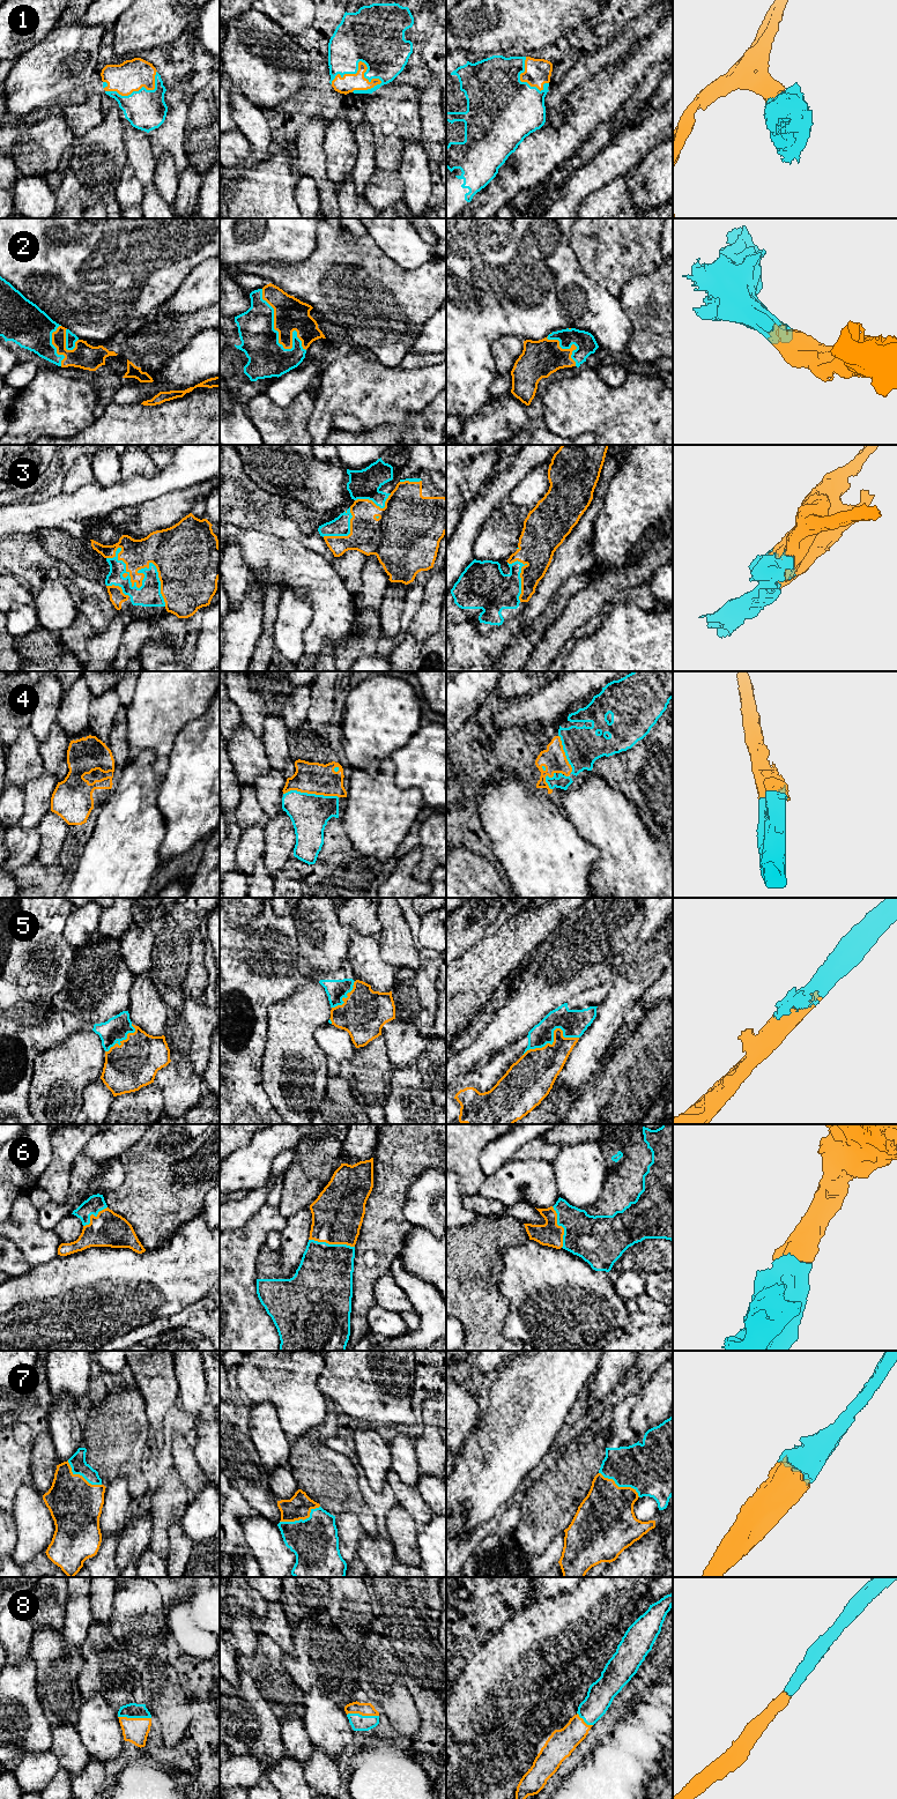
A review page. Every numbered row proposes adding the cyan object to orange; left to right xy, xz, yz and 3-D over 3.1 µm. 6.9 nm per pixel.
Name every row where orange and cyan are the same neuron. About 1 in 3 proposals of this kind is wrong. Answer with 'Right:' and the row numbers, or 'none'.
Right: 1, 2, 3, 4, 5, 6, 7, 8

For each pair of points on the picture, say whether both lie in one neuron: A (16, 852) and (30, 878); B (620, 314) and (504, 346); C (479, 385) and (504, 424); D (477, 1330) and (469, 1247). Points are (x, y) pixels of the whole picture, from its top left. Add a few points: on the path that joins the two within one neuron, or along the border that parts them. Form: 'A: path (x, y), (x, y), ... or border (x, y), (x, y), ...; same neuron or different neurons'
A: border (36, 859), (19, 867), (13, 872); different neurons
B: border (496, 337), (513, 335), (523, 341); different neurons
C: border (491, 398), (486, 403); different neurons
D: path (477, 1309), (477, 1302), (469, 1292), (469, 1268); same neuron

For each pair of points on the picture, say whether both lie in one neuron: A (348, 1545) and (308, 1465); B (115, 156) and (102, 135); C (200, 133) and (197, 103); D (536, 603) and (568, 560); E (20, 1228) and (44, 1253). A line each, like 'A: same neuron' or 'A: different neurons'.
A: different neurons
B: same neuron
C: same neuron
D: same neuron
E: same neuron

